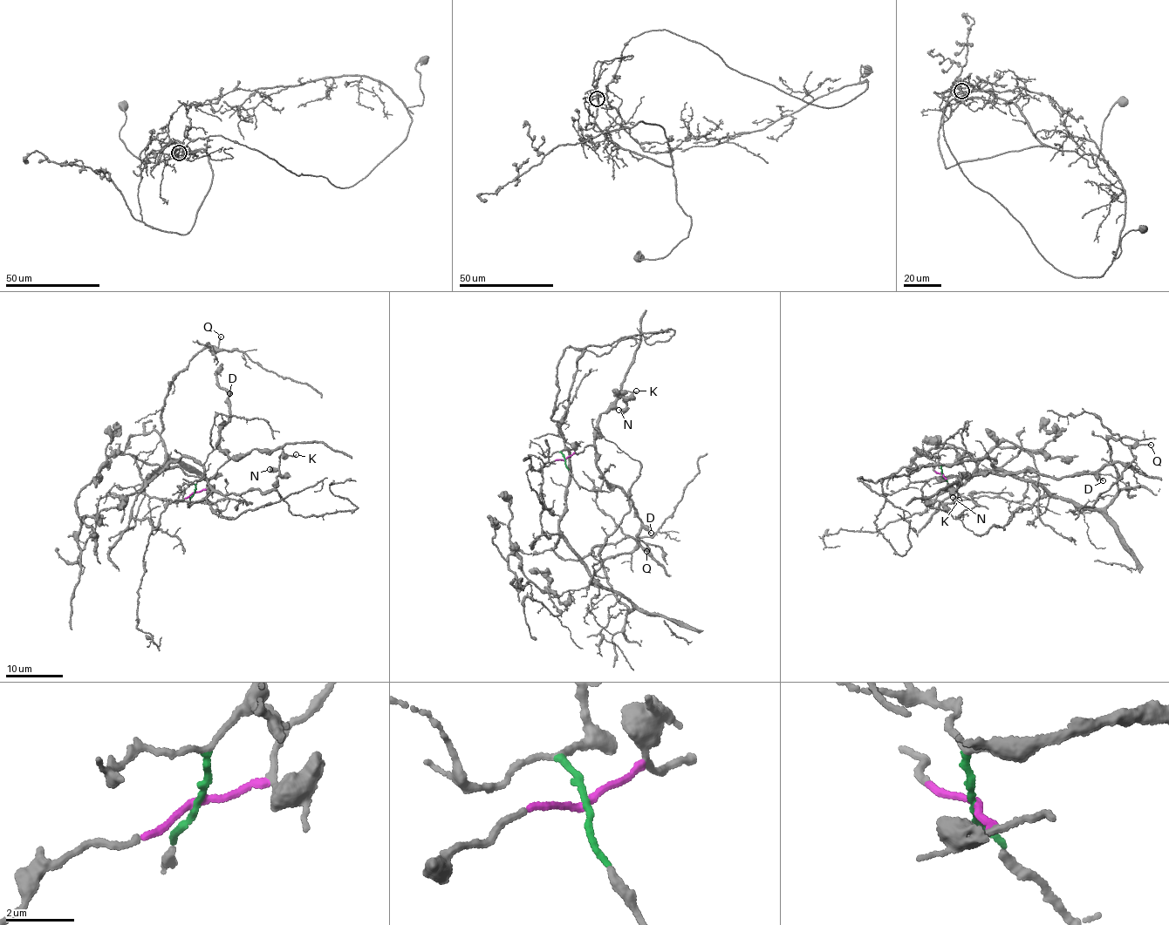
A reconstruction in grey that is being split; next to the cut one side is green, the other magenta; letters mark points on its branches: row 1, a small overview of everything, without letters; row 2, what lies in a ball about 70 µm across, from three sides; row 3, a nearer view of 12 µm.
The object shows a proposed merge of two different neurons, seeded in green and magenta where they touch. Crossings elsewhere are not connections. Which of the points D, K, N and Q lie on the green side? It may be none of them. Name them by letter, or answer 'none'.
Q

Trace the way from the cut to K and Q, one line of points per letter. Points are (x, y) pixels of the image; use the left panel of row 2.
K: (194, 493), (206, 488), (219, 467), (229, 460), (255, 450), (279, 449), (289, 456), (296, 454)
Q: (194, 493), (204, 470), (192, 456), (146, 476), (165, 459), (167, 387), (222, 336)

